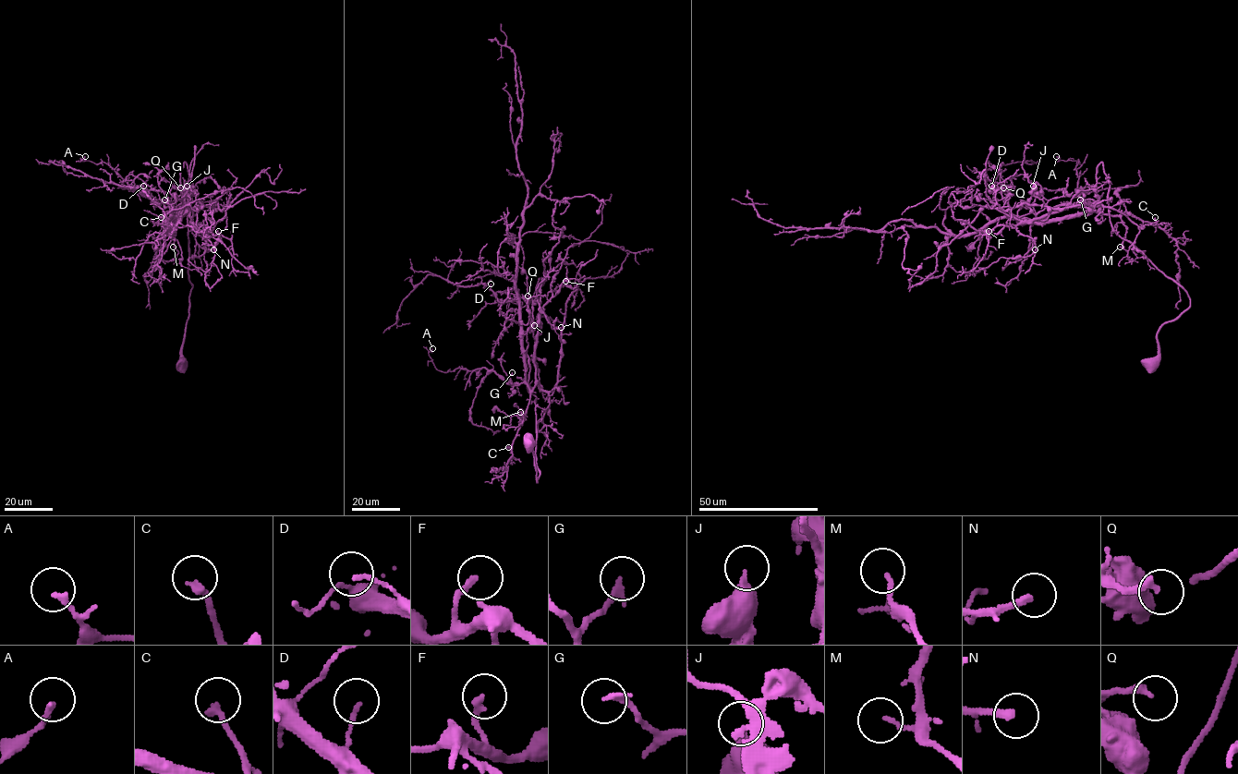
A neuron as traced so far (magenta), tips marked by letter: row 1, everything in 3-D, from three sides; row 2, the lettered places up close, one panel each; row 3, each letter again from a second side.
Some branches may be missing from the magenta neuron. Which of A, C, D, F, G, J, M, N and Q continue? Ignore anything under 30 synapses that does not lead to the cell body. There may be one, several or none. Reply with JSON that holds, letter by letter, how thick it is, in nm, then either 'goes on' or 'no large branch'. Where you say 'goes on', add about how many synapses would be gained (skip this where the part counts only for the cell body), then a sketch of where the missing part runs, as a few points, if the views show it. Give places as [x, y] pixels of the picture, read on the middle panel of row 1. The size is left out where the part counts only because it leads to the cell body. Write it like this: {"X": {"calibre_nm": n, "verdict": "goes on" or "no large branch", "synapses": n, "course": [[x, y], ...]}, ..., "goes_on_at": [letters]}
{"A": {"calibre_nm": 190, "verdict": "no large branch"}, "C": {"calibre_nm": 260, "verdict": "no large branch"}, "D": {"calibre_nm": 130, "verdict": "no large branch"}, "F": {"calibre_nm": 200, "verdict": "no large branch"}, "G": {"calibre_nm": 220, "verdict": "no large branch"}, "J": {"calibre_nm": 400, "verdict": "no large branch"}, "M": {"calibre_nm": 130, "verdict": "no large branch"}, "N": {"calibre_nm": 240, "verdict": "goes on", "synapses": 30, "course": [[561, 327], [569, 321], [563, 313]]}, "Q": {"calibre_nm": 240, "verdict": "no large branch"}, "goes_on_at": ["N"]}

